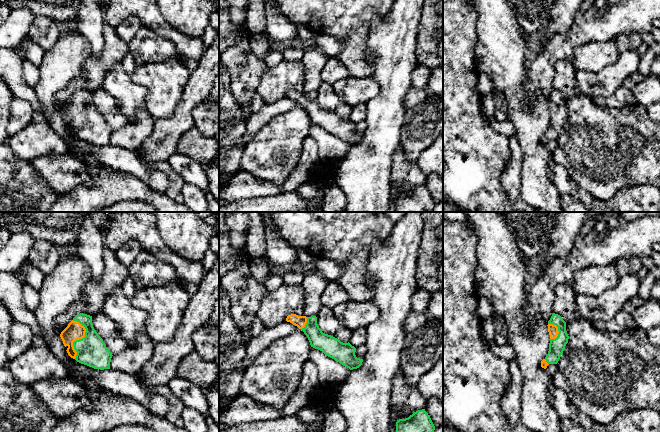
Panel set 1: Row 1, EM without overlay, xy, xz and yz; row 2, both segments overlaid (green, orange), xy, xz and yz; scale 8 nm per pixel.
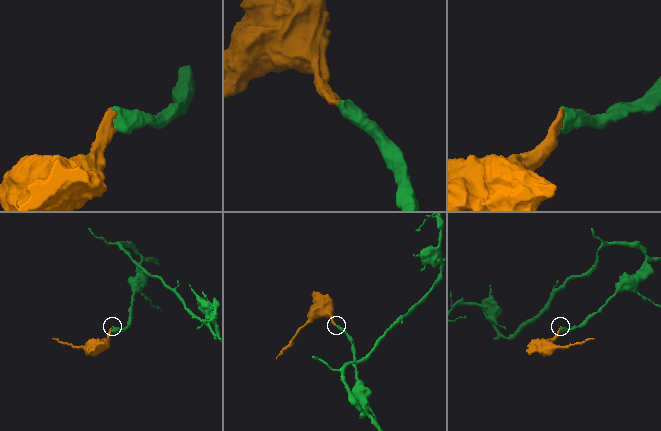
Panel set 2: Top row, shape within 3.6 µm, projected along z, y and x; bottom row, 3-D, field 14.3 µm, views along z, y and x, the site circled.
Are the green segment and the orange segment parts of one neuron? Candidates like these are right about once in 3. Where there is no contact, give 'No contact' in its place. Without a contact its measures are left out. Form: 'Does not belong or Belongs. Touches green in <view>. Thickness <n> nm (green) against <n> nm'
Belongs. Touches green in xy. Thickness 240 nm (green) against 150 nm

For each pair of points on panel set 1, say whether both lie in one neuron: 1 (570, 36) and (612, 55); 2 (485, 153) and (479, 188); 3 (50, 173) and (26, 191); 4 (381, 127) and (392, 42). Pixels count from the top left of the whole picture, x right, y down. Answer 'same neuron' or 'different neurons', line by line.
1: different neurons
2: same neuron
3: different neurons
4: same neuron

